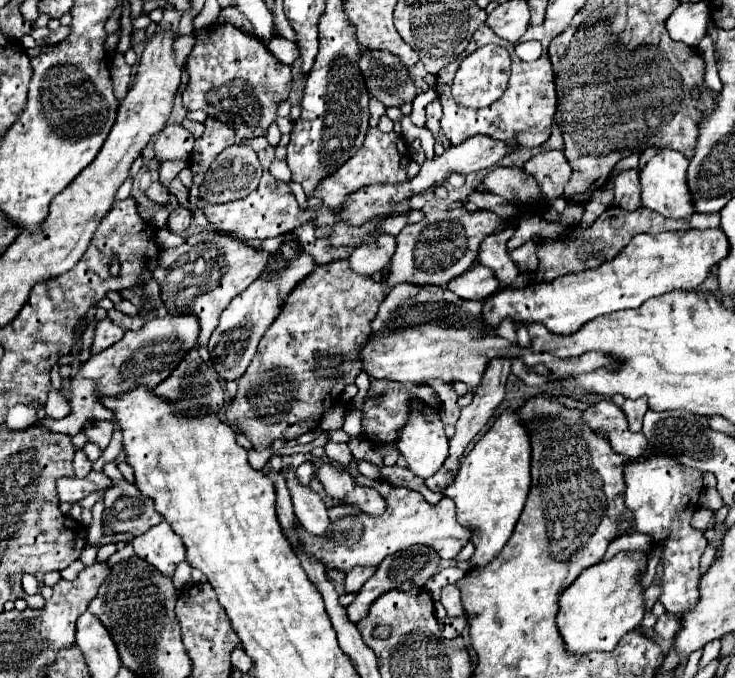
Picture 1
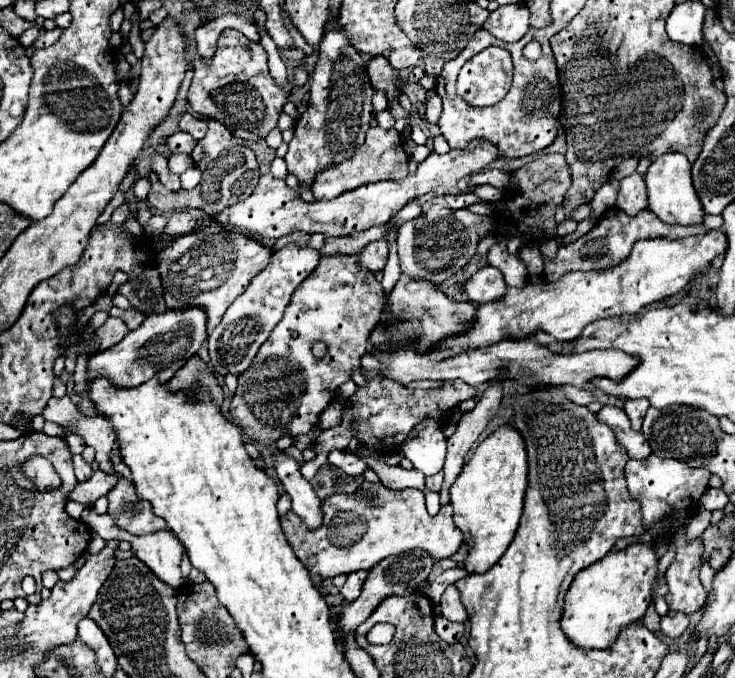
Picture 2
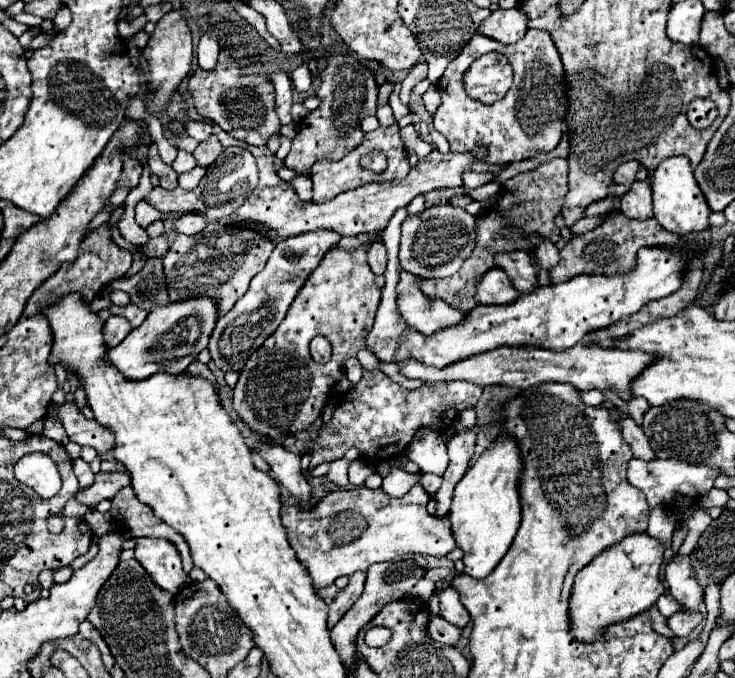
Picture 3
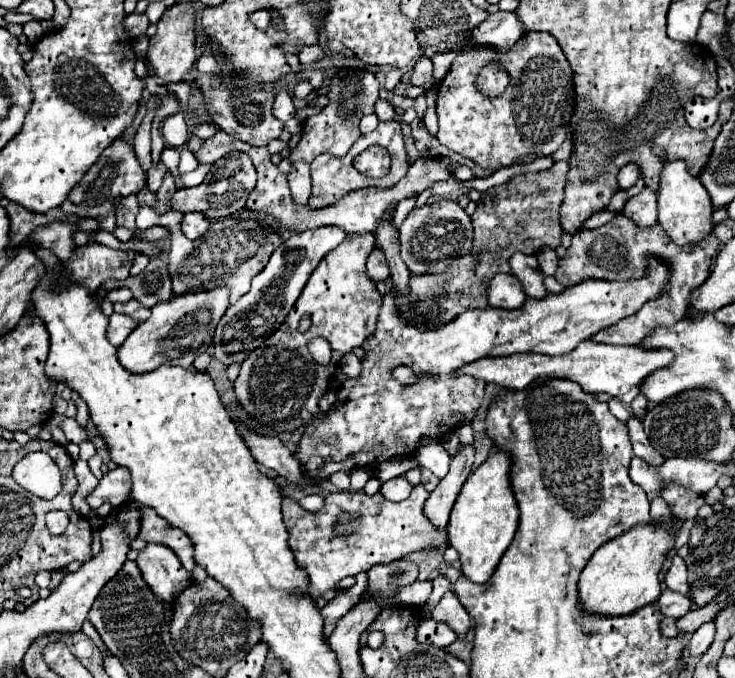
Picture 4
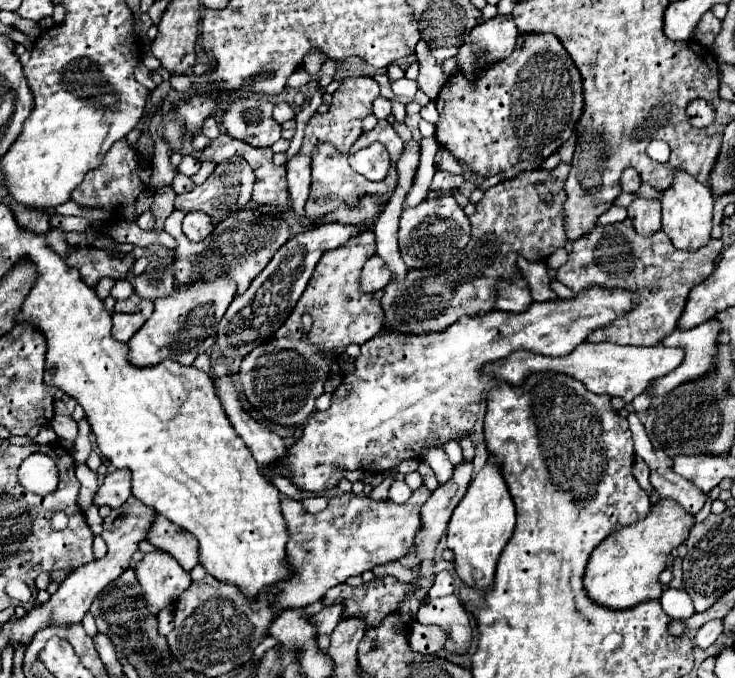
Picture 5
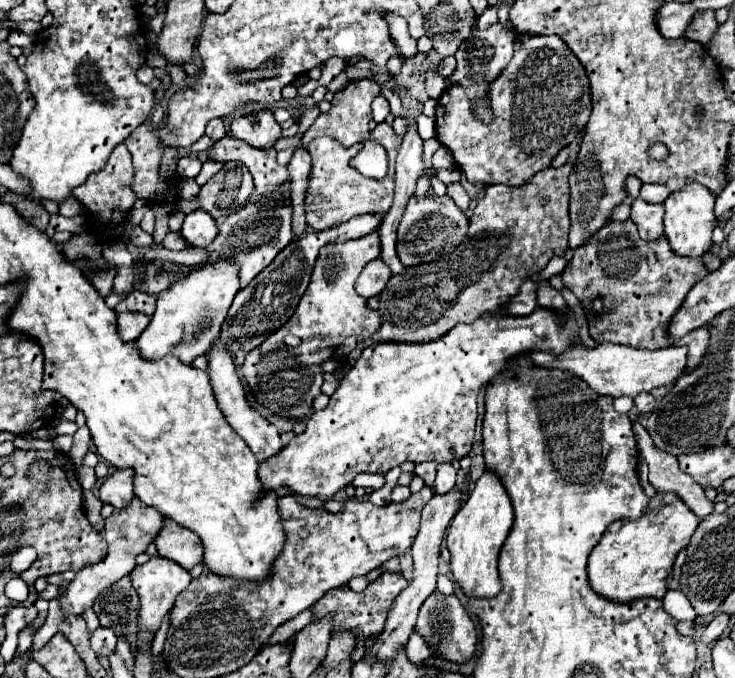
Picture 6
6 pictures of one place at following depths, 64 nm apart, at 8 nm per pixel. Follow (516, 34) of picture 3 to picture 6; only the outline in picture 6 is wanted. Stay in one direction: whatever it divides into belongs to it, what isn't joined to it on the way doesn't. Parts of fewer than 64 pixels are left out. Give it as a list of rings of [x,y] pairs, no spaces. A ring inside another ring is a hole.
[[[492,24],[486,30],[474,30],[472,32],[472,40],[474,40],[474,48],[472,50],[460,50],[454,54],[456,56],[456,70],[452,72],[452,76],[448,76],[448,86],[452,84],[460,84],[466,94],[468,100],[472,102],[472,110],[474,116],[480,118],[484,124],[490,124],[494,120],[494,114],[490,110],[490,102],[488,102],[488,94],[490,94],[490,84],[494,82],[494,78],[498,78],[504,68],[510,64],[512,60],[512,52],[514,52],[514,34],[510,30],[506,30],[502,24]]]

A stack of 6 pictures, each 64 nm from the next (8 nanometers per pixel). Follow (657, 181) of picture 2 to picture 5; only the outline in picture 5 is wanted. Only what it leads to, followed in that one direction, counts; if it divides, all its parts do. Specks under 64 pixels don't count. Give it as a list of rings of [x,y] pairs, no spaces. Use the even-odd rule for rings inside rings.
[[[676,170],[674,184],[662,194],[660,202],[662,202],[662,230],[672,240],[674,248],[696,252],[698,248],[708,244],[712,232],[712,206],[714,206],[714,196],[708,186]]]

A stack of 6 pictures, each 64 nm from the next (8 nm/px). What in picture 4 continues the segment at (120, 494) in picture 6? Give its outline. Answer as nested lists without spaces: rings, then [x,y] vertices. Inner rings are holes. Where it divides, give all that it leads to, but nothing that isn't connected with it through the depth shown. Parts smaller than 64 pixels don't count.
[[[116,468],[102,476],[96,490],[88,496],[90,508],[98,508],[108,502],[112,508],[118,508],[130,498],[130,472],[126,468]]]

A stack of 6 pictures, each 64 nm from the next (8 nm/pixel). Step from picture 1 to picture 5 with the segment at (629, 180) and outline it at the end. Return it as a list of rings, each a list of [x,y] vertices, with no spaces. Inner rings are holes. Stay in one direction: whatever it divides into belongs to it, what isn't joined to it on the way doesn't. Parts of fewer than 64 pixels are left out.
[[[636,198],[628,206],[628,218],[632,220],[634,228],[642,236],[652,236],[660,230],[660,216],[662,216],[662,206],[660,200],[646,200],[646,198]]]

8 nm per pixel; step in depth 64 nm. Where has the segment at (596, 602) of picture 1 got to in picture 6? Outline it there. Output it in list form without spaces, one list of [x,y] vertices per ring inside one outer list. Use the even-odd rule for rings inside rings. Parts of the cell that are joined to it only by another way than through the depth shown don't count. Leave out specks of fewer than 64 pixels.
[[[656,492],[646,512],[638,520],[616,520],[606,528],[602,540],[588,558],[590,586],[614,602],[630,602],[644,596],[664,598],[668,592],[666,578],[672,570],[672,564],[678,552],[690,544],[698,524],[700,518],[690,512],[678,494]]]

